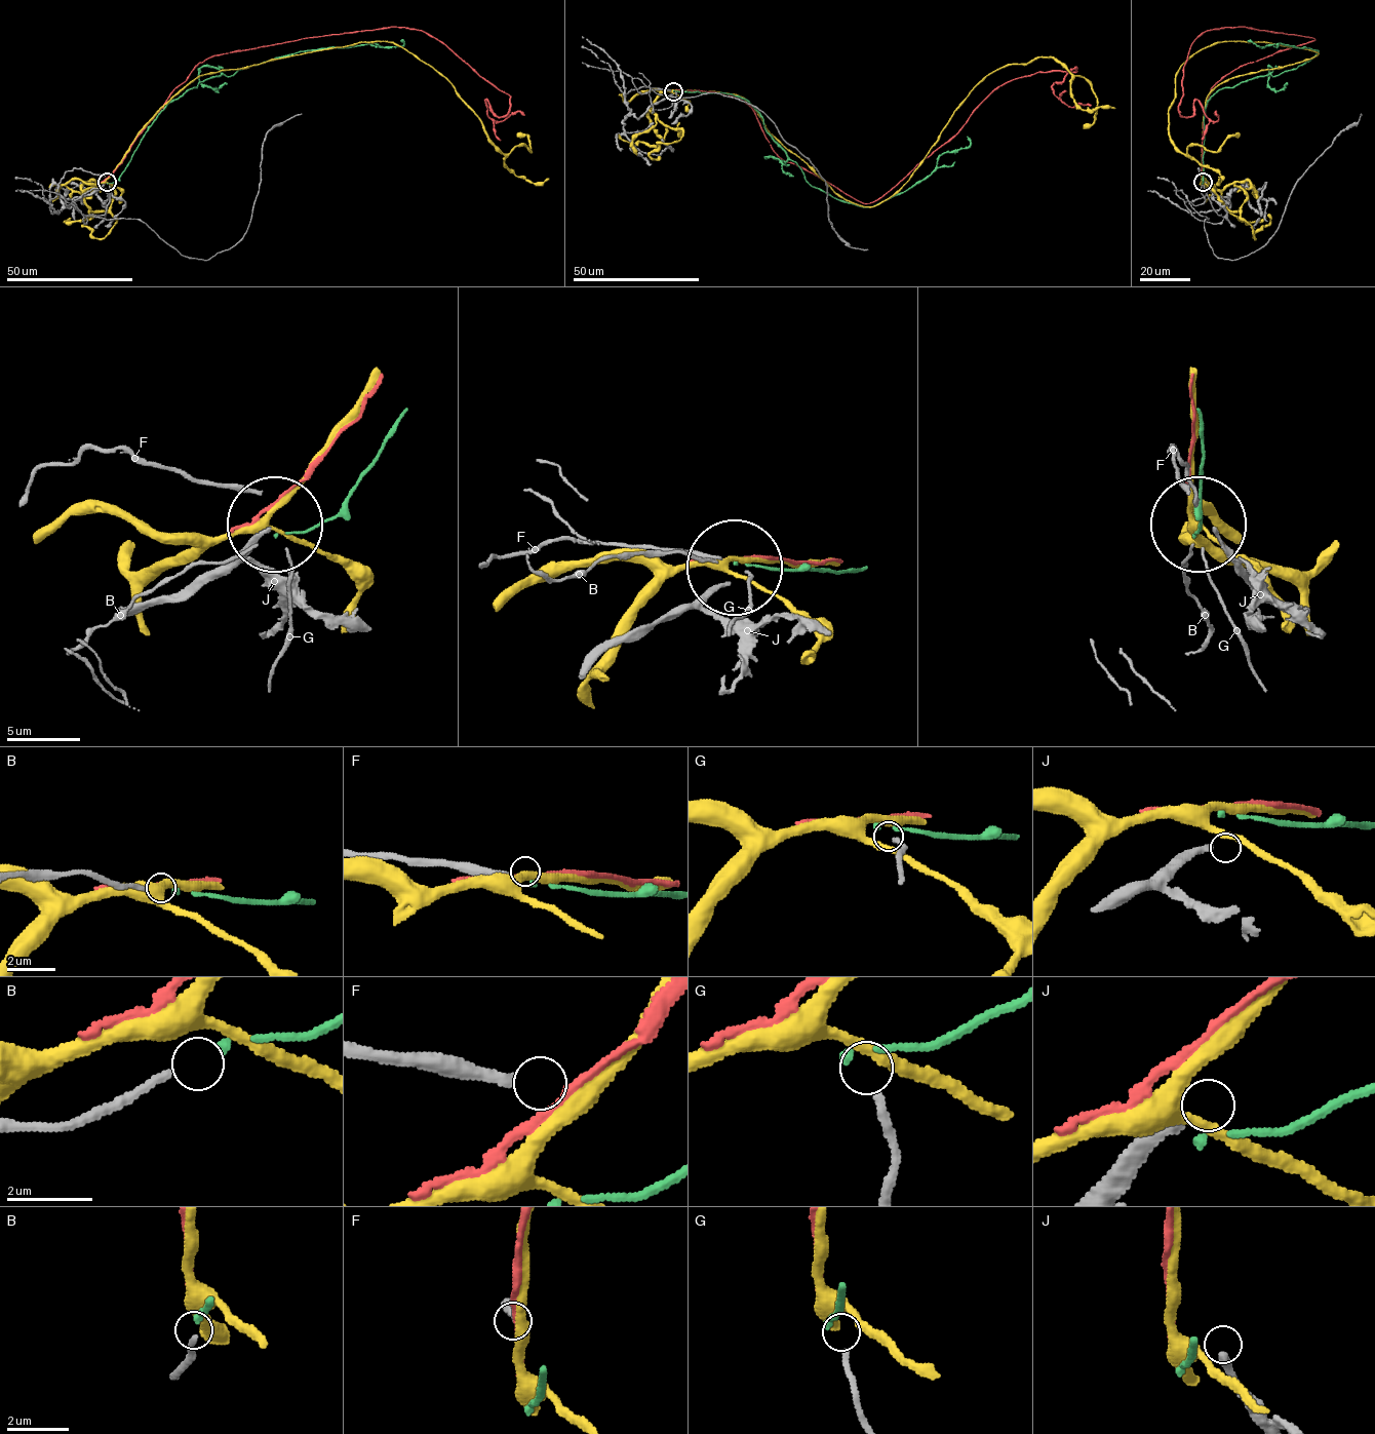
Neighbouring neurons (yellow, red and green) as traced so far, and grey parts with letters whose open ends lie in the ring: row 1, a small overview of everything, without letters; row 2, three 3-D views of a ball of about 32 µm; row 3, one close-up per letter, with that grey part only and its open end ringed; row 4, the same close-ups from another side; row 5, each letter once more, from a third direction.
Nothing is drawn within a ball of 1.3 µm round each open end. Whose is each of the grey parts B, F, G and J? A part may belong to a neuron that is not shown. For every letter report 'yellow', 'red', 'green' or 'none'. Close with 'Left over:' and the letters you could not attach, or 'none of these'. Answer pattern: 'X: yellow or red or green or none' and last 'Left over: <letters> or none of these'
B: green
F: none
G: none
J: none
Left over: F, G, J

